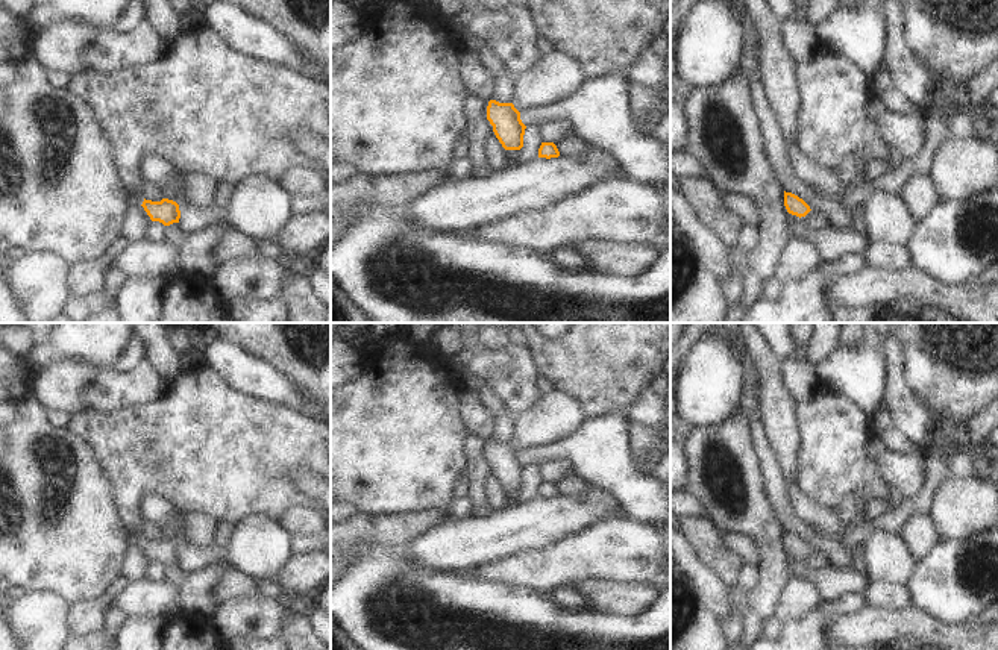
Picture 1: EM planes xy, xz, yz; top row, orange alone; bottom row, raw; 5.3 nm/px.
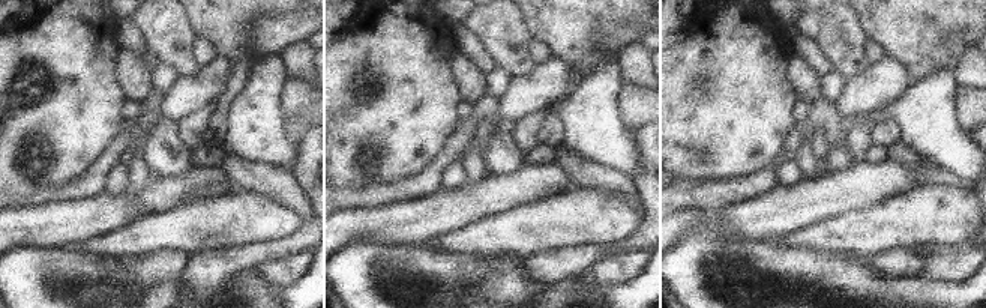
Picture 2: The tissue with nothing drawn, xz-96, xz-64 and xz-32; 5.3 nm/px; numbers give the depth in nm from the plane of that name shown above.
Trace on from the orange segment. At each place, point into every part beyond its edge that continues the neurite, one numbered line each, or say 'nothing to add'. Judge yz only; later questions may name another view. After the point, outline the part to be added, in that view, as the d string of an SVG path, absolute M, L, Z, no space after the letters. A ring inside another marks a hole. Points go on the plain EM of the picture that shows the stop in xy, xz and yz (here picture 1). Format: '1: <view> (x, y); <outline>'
nothing to add

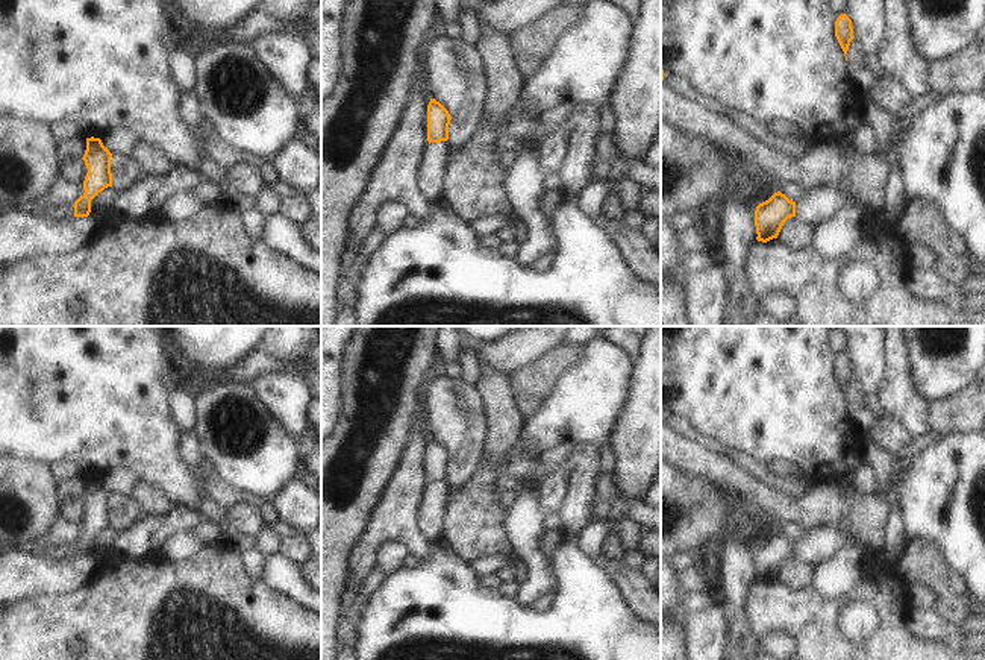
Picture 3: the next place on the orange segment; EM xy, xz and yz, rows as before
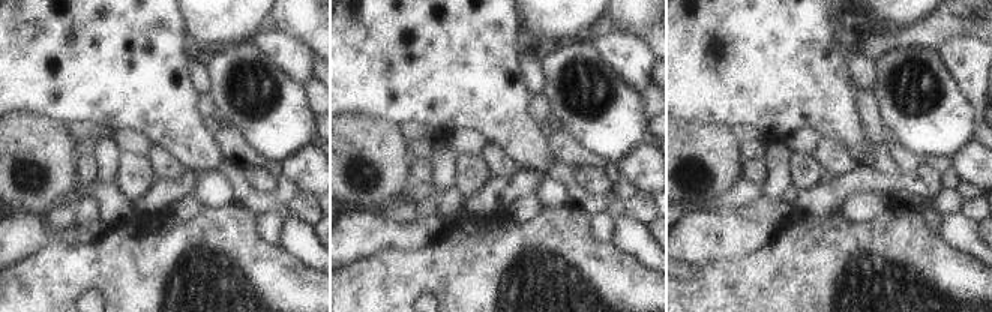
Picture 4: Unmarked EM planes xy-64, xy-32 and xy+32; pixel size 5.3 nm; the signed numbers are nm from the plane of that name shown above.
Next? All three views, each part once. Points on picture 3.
nothing to add

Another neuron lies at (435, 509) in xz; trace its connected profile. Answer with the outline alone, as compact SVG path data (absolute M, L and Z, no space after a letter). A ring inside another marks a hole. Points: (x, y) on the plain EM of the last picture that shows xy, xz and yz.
M447 481L430 482L421 507L421 533L433 543L446 540L446 520L449 517L449 504L452 489Z

